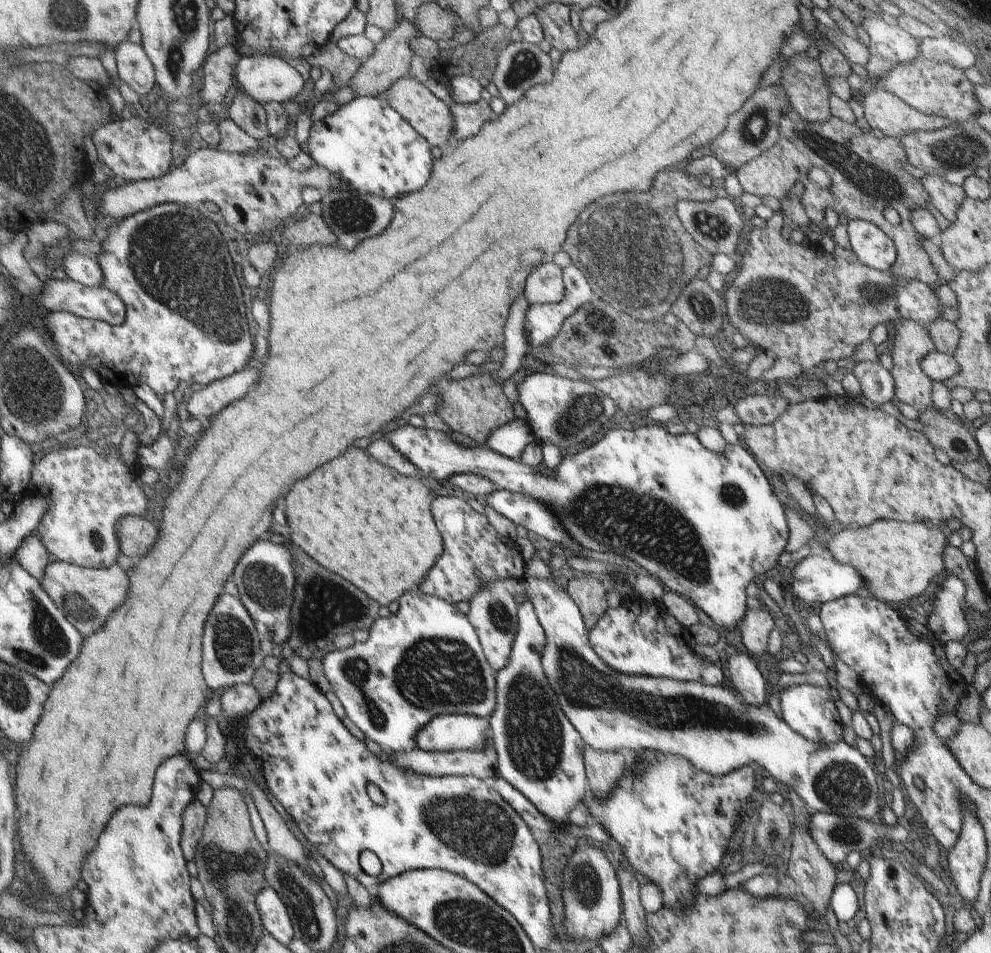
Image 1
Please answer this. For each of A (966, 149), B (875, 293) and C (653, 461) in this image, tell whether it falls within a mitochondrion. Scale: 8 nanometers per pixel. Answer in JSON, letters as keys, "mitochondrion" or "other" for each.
{"A":"mitochondrion","B":"mitochondrion","C":"other"}

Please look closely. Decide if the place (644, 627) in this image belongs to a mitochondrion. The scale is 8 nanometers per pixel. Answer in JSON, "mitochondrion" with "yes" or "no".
{"mitochondrion":"no"}

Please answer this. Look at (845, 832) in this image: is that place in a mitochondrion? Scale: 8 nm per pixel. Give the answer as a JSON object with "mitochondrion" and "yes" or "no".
{"mitochondrion":"yes"}

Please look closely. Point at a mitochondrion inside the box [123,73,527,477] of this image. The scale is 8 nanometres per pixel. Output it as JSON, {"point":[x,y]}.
{"point":[351,215]}

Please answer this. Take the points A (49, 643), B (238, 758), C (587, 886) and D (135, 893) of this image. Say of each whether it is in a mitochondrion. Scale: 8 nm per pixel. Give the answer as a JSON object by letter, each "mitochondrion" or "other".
{"A":"mitochondrion","B":"other","C":"mitochondrion","D":"other"}

